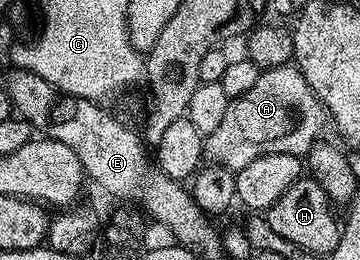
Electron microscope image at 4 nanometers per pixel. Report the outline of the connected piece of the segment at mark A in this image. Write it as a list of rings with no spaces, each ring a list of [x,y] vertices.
[[[292,63],[275,66],[273,69],[262,71],[259,82],[247,90],[239,98],[229,101],[227,114],[223,122],[215,130],[215,134],[204,137],[204,159],[211,164],[218,164],[230,168],[236,173],[241,168],[246,168],[255,158],[263,154],[291,154],[302,158],[308,157],[313,145],[322,139],[321,131],[327,128],[327,113],[321,100],[311,86],[307,86],[307,78],[303,78],[300,68]]]

